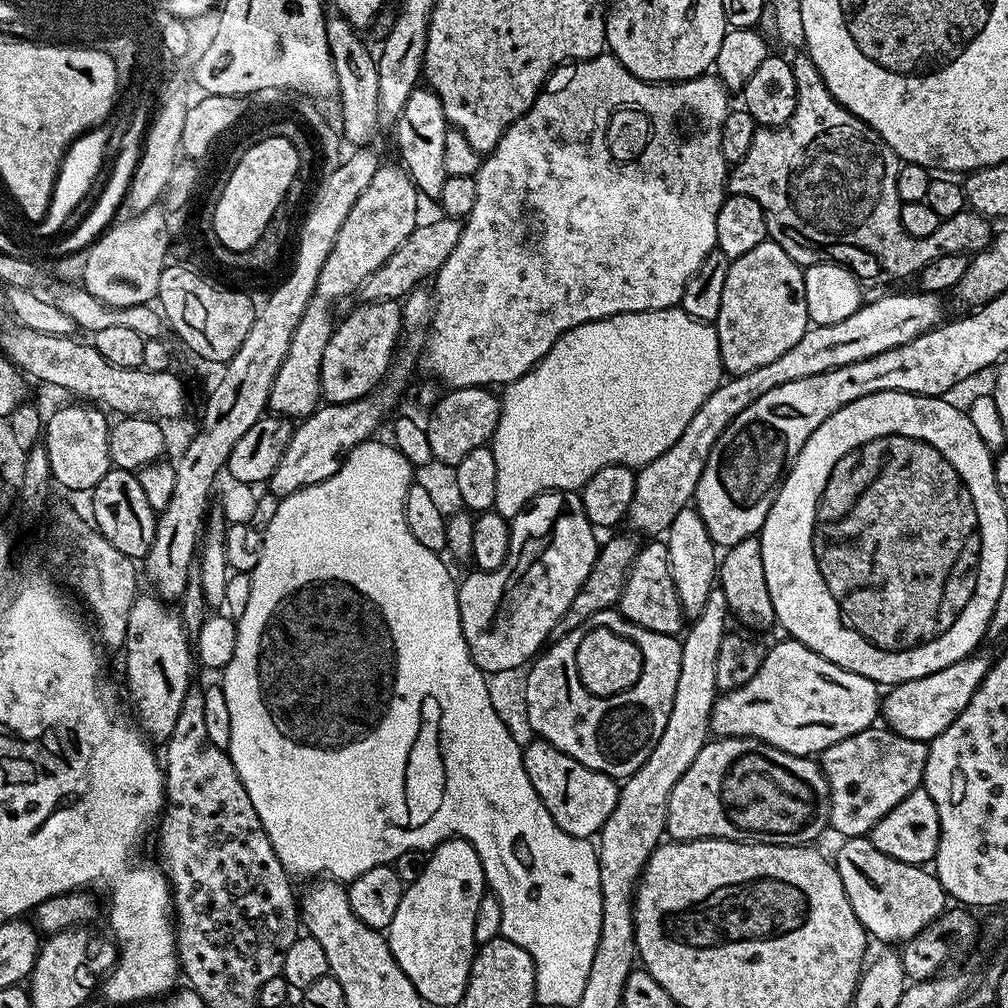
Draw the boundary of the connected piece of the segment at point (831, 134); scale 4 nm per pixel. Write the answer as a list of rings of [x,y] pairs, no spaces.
[[[796,54],[791,57],[790,63],[794,70],[794,78],[798,86],[798,98],[796,99],[796,109],[794,114],[789,118],[788,123],[779,126],[760,126],[757,127],[754,138],[750,142],[750,150],[746,150],[746,158],[742,158],[742,162],[731,165],[728,173],[728,192],[733,196],[749,196],[754,198],[754,202],[758,202],[758,206],[762,206],[762,214],[766,218],[766,226],[768,227],[768,239],[774,241],[778,246],[782,246],[782,250],[786,250],[786,254],[790,254],[790,258],[799,261],[802,254],[800,248],[805,248],[808,252],[813,252],[813,257],[827,258],[829,261],[837,264],[845,265],[851,268],[852,273],[857,280],[867,282],[867,280],[896,280],[899,276],[915,277],[921,272],[926,265],[934,262],[943,256],[959,256],[964,254],[975,254],[981,252],[984,248],[992,243],[994,229],[992,229],[993,221],[989,217],[980,215],[979,212],[965,210],[954,214],[949,220],[941,220],[938,230],[934,230],[934,234],[930,238],[914,238],[910,234],[906,234],[906,230],[902,230],[902,222],[900,221],[900,195],[898,194],[898,170],[901,166],[901,159],[894,150],[890,150],[890,146],[877,134],[873,128],[866,122],[862,122],[862,118],[858,118],[854,114],[850,114],[850,110],[846,110],[833,98],[830,90],[826,86],[826,82],[822,82],[822,74],[818,74],[818,70],[814,66],[814,62],[807,54]]]

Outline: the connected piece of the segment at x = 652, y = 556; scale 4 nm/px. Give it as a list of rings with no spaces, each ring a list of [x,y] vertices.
[[[648,542],[645,548],[643,545],[637,551],[636,561],[628,572],[628,581],[620,595],[618,611],[630,623],[642,626],[646,630],[654,630],[658,634],[676,636],[685,627],[686,617],[674,590],[674,578],[670,578],[667,543]]]

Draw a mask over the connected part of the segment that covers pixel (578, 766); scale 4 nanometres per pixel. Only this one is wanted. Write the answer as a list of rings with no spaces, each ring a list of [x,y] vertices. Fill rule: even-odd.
[[[539,738],[531,740],[523,750],[524,769],[531,785],[559,828],[572,837],[589,839],[597,835],[617,805],[620,790],[615,777],[590,770],[590,766],[582,766],[582,762],[570,758],[570,754],[562,754],[562,750]]]

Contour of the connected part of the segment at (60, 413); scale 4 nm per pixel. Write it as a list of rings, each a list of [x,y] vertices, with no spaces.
[[[72,402],[69,408],[60,408],[52,417],[47,417],[43,425],[42,442],[50,454],[52,479],[59,487],[61,484],[72,492],[91,493],[93,486],[102,482],[112,467],[108,441],[110,420],[103,415],[107,416],[99,407]]]

